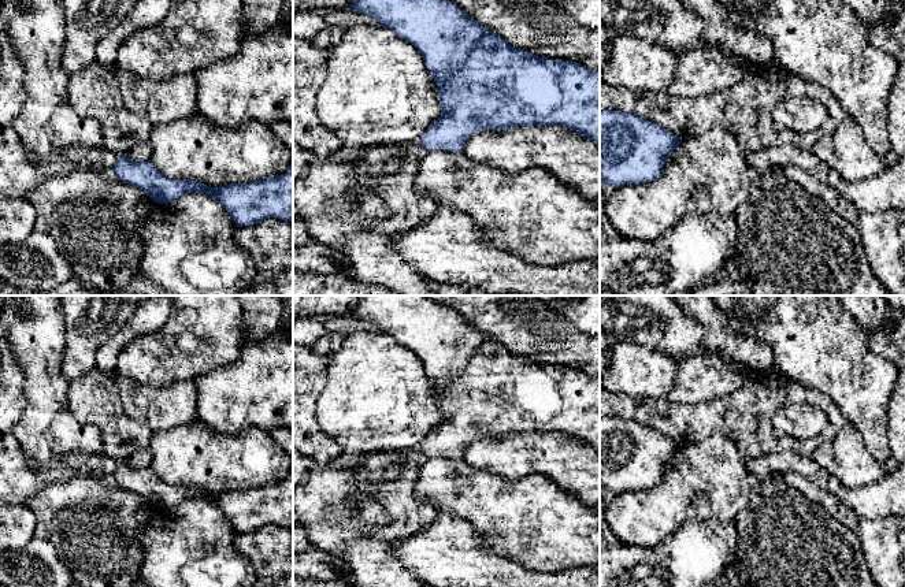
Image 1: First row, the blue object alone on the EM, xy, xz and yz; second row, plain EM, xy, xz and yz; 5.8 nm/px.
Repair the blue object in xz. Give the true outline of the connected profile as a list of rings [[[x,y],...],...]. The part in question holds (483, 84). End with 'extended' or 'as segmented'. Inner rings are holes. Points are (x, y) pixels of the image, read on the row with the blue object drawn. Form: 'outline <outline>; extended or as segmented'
outline [[[353,0],[349,11],[374,16],[379,26],[393,30],[420,53],[438,86],[442,112],[420,138],[426,152],[444,149],[463,152],[466,141],[479,130],[507,130],[515,126],[565,126],[590,138],[600,148],[600,71],[576,62],[546,59],[511,47],[466,15],[449,0]]]; as segmented

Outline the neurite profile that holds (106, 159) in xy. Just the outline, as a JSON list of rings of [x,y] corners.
[[[77,144],[66,152],[66,157],[73,163],[97,164],[114,170],[118,155],[108,149],[93,149],[89,145]]]

